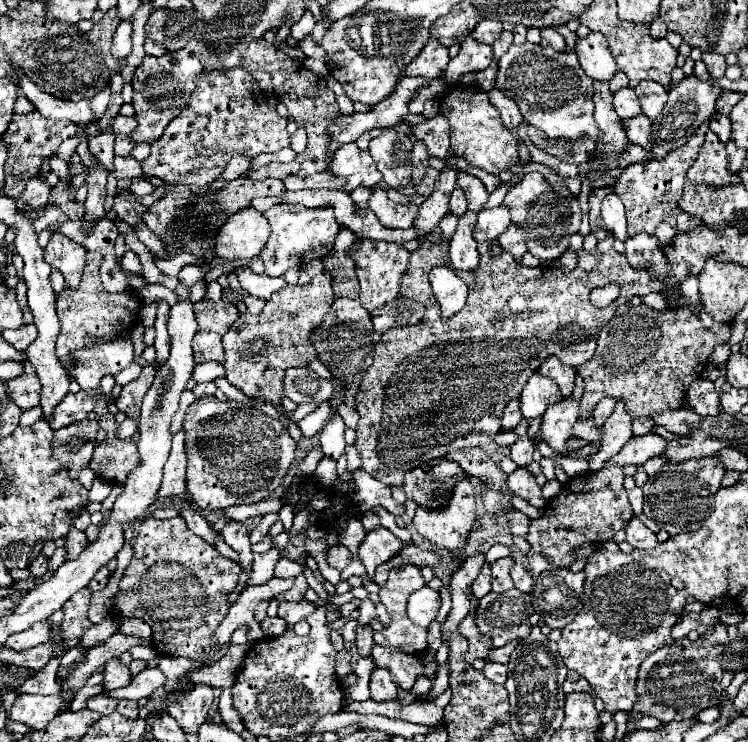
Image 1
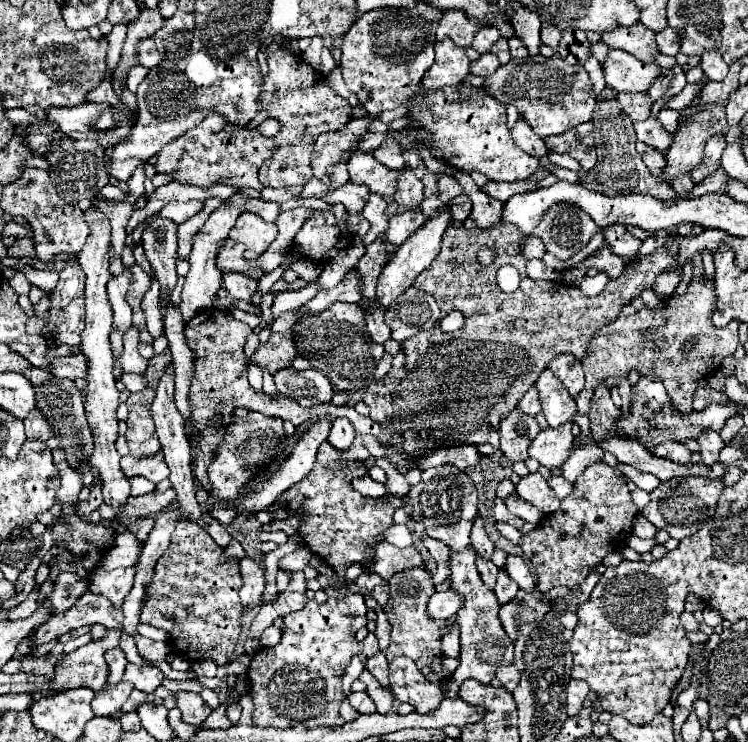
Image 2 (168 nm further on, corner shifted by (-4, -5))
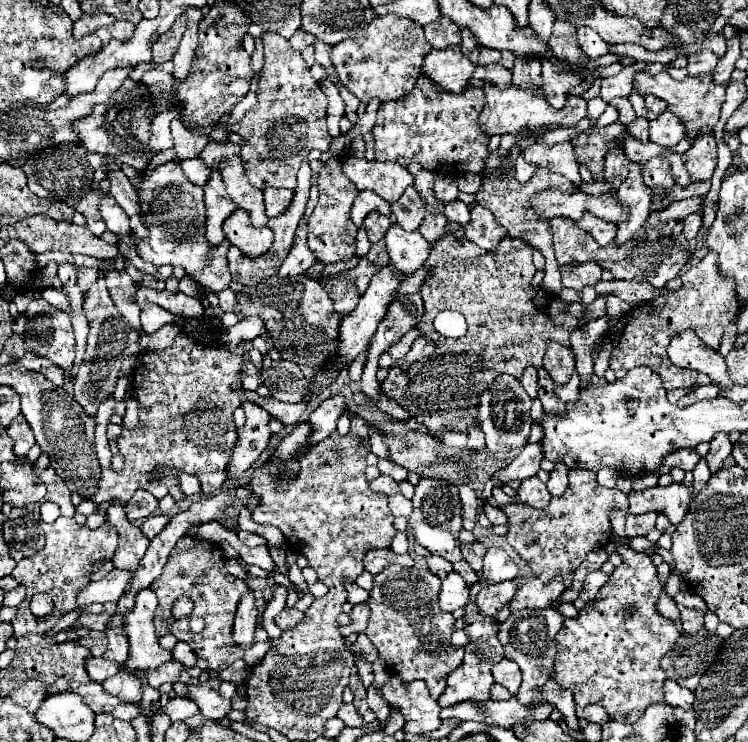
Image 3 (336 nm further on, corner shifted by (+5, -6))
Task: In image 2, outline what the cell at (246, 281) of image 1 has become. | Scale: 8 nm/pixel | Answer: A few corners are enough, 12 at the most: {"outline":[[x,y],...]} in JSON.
{"outline":[[238,271],[224,273],[230,297],[252,299],[258,283]]}

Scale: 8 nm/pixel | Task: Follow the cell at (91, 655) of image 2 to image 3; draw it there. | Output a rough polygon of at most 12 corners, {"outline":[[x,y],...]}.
{"outline":[[85,658],[85,670],[93,682],[117,674],[119,666],[105,658]]}

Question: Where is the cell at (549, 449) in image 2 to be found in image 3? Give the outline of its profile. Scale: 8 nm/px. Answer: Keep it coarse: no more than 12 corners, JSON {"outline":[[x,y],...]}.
{"outline":[[541,442],[529,444],[495,476],[525,480],[539,472],[543,458]]}

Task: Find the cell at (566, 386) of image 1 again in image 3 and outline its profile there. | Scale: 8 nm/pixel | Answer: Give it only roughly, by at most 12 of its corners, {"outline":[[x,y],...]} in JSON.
{"outline":[[551,342],[543,368],[557,386],[575,372],[571,348]]}

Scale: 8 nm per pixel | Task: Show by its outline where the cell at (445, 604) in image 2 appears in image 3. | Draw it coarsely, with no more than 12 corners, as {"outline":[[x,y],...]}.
{"outline":[[449,572],[439,592],[439,608],[453,612],[469,600],[461,574]]}

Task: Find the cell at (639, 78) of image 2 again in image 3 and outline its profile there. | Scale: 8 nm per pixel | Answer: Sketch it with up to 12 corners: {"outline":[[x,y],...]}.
{"outline":[[635,72],[633,90],[653,94],[695,142],[719,122],[725,88],[711,76],[677,82],[667,72]]}

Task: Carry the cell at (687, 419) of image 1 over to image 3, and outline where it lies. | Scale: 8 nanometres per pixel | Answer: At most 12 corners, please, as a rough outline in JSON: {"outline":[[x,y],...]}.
{"outline":[[701,458],[693,468],[693,494],[711,478],[707,460]]}

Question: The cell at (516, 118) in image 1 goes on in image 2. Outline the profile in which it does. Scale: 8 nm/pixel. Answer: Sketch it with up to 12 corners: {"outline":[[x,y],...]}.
{"outline":[[524,123],[512,129],[514,143],[532,157],[544,157],[552,151]]}

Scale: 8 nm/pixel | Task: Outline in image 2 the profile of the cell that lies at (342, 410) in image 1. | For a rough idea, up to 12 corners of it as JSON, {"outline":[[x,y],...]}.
{"outline":[[362,436],[371,456],[386,457],[385,448],[374,437]]}

